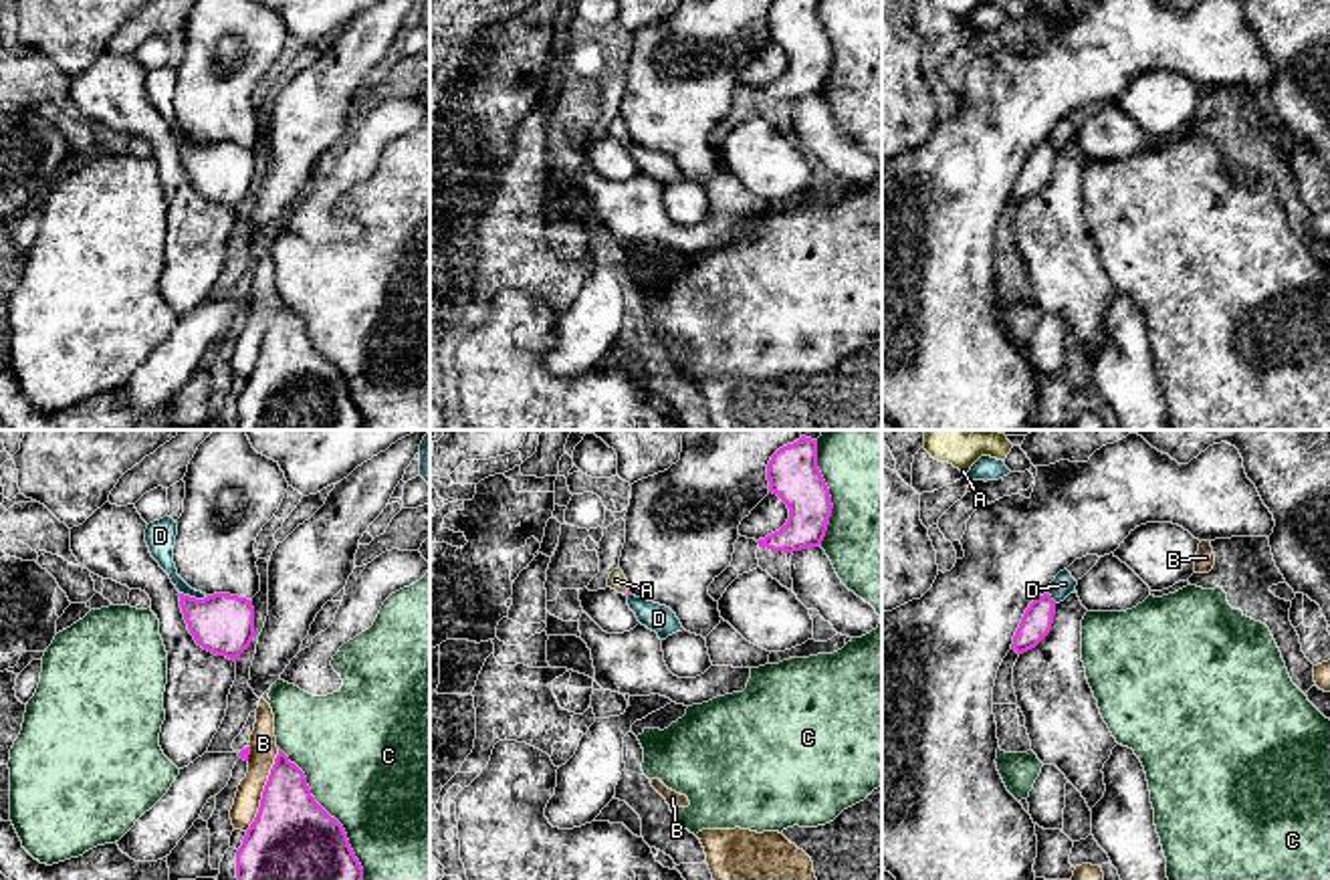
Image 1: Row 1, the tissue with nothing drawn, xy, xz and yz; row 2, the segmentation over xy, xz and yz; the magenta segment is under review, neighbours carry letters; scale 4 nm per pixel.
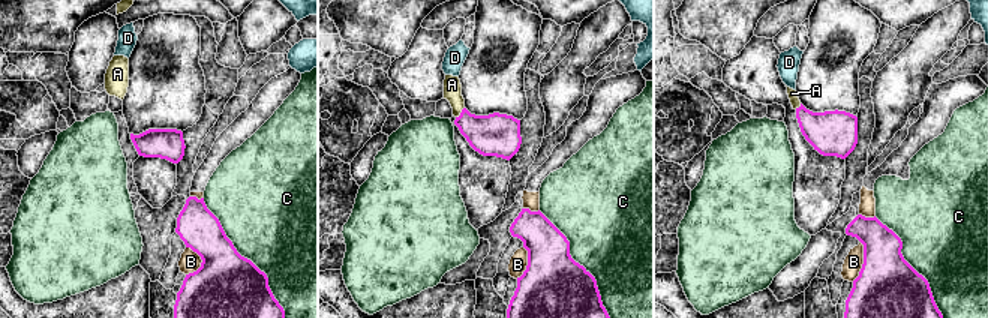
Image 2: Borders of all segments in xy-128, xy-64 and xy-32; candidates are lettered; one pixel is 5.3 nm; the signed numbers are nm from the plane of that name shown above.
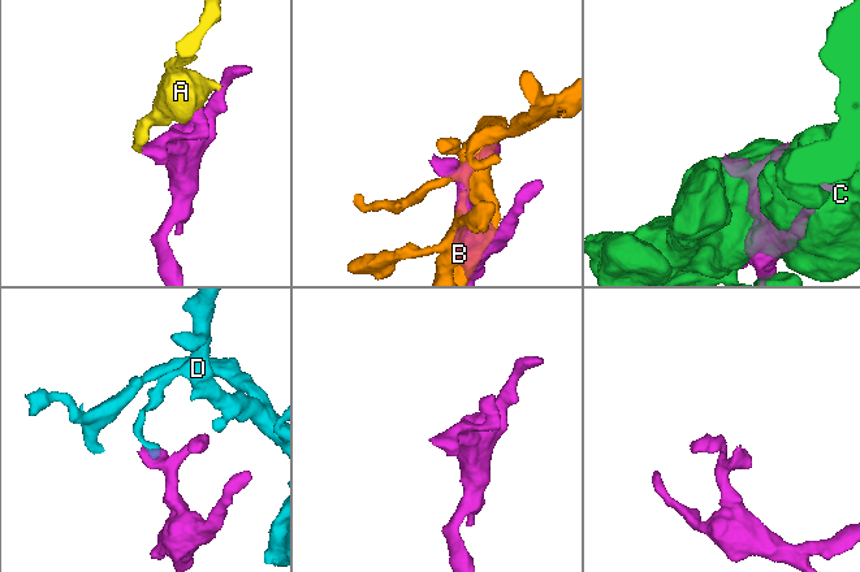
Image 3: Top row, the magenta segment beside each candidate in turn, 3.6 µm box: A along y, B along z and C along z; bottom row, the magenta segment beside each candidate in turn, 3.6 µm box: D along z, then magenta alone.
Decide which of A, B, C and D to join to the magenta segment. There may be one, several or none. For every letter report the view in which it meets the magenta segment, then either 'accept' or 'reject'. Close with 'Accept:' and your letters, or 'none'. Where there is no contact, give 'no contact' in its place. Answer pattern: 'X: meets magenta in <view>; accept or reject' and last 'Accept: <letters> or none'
A: meets magenta in xz; accept
B: meets magenta in xy; reject
C: meets magenta in xy; reject
D: meets magenta in xy; reject
Accept: A

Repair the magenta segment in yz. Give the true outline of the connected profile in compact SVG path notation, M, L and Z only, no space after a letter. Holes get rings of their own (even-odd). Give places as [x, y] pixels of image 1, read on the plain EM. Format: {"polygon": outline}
{"polygon": "M1049 141L1035 145L1025 157L1021 172L1013 184L1011 198L1023 202L1035 196L1051 178L1056 163L1056 149Z"}

